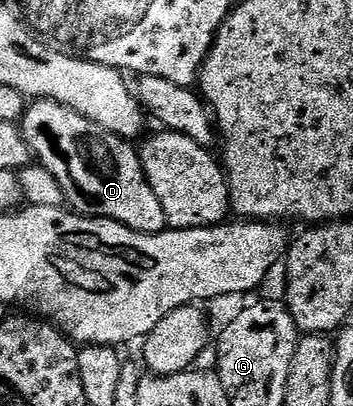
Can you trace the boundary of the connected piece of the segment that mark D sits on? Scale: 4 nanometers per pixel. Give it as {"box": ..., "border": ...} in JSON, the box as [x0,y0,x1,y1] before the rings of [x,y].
{"box":[21,99,168,233],"border":[[[46,99],[32,100],[26,106],[26,112],[21,118],[21,128],[25,143],[31,148],[32,158],[41,168],[49,171],[49,175],[53,175],[53,179],[59,184],[59,190],[65,195],[66,204],[74,212],[84,217],[102,217],[116,221],[138,233],[162,233],[168,228],[165,211],[157,195],[153,195],[153,185],[148,181],[143,165],[139,162],[136,146],[130,140],[94,128],[91,121],[85,119],[85,115]]]}

